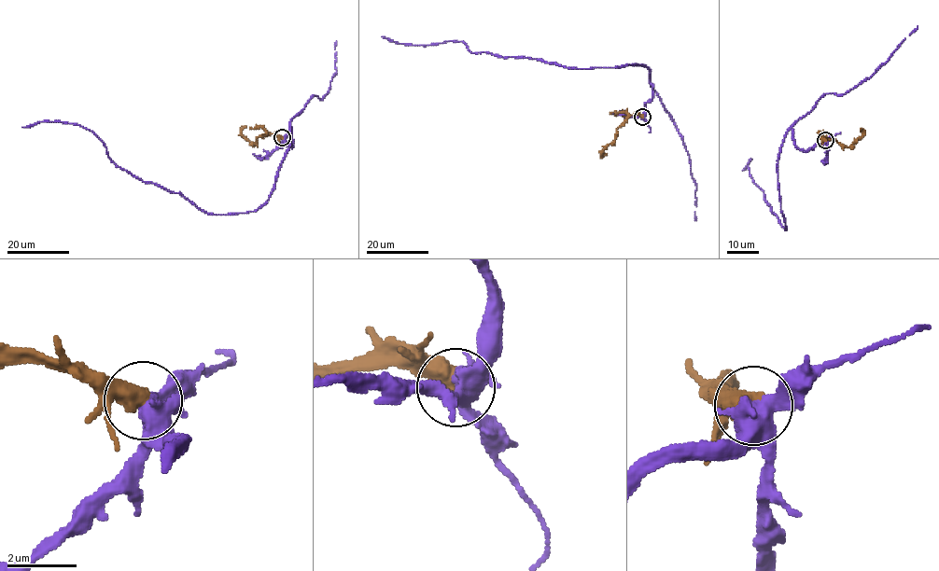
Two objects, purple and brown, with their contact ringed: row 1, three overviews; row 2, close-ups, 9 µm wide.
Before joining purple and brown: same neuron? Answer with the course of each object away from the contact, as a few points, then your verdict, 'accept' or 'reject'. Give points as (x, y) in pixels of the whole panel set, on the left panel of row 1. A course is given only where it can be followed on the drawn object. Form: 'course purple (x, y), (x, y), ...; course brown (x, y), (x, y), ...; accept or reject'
course purple (283, 137), (292, 146), (290, 124), (269, 199), (255, 210), (208, 214), (119, 167), (78, 125), (21, 127); course brown (282, 137), (259, 135), (254, 144), (241, 132), (245, 126); accept

